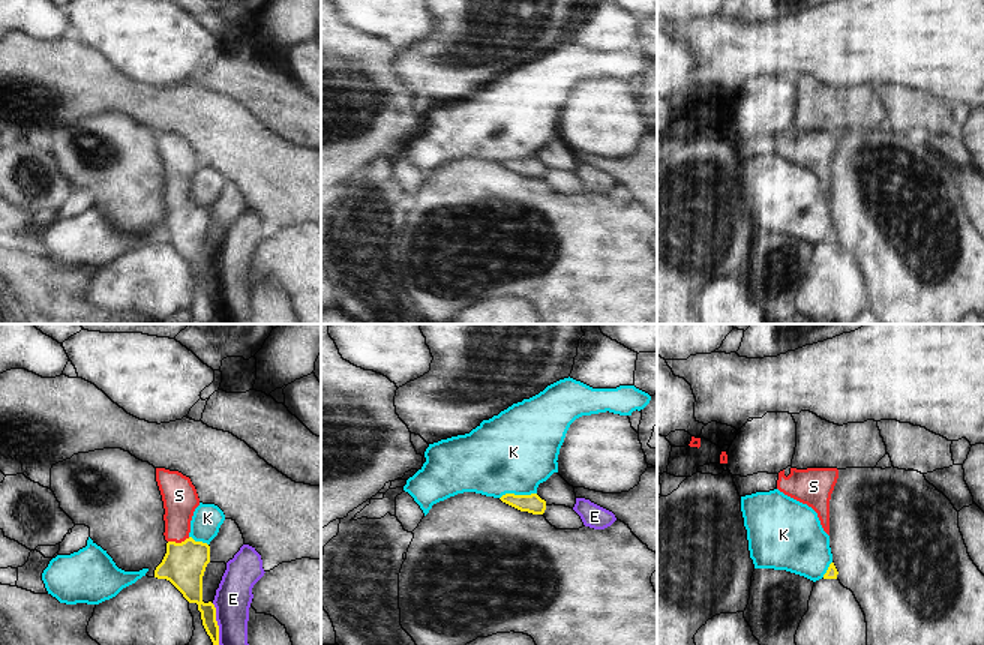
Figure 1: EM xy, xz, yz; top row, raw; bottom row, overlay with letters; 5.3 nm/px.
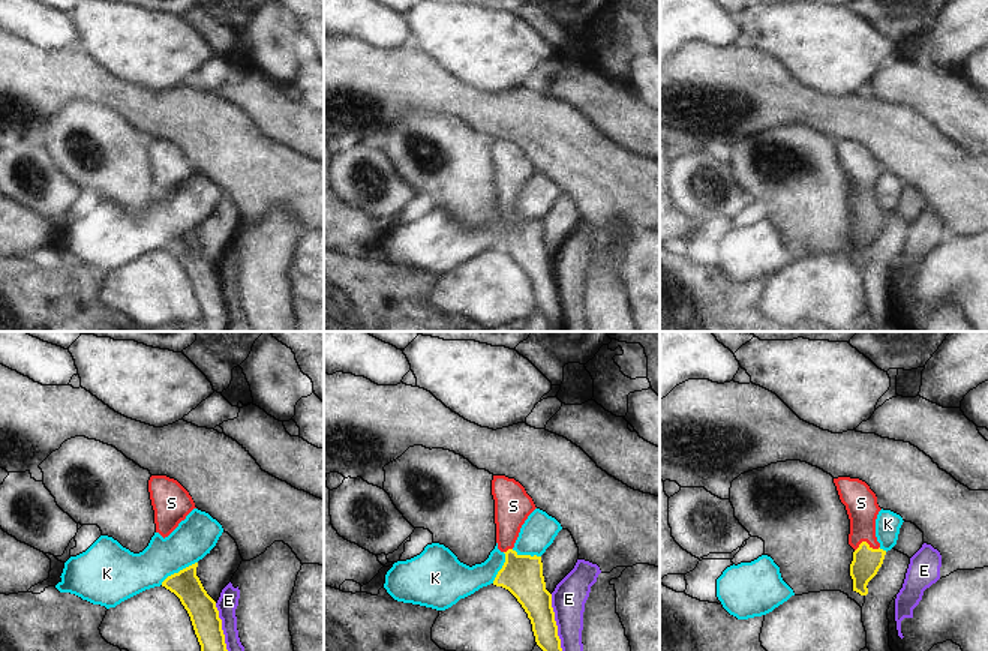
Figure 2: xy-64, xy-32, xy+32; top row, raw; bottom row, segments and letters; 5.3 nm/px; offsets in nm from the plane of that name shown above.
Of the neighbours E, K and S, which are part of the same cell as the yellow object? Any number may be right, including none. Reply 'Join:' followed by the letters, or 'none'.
Join: S

